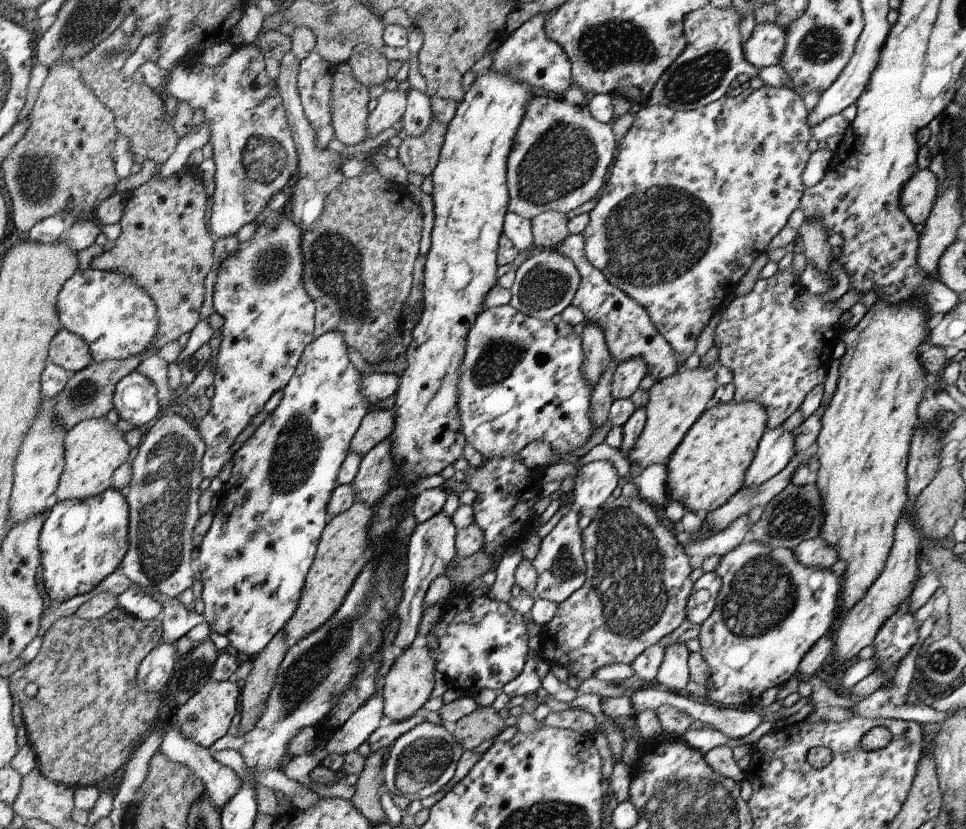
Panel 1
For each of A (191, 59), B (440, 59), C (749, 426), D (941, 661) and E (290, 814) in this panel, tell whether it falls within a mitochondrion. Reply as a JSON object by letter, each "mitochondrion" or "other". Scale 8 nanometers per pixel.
{"A":"other","B":"other","C":"other","D":"mitochondrion","E":"other"}

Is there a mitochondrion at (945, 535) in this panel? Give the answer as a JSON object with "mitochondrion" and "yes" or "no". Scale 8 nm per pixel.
{"mitochondrion":"no"}

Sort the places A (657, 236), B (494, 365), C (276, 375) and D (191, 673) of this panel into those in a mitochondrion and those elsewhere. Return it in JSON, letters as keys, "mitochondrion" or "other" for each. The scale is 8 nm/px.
{"A":"mitochondrion","B":"mitochondrion","C":"other","D":"mitochondrion"}

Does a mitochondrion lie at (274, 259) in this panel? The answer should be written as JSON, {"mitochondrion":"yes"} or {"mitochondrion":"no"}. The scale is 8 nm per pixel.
{"mitochondrion":"yes"}

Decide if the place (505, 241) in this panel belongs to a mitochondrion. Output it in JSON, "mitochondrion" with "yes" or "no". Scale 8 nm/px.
{"mitochondrion":"no"}

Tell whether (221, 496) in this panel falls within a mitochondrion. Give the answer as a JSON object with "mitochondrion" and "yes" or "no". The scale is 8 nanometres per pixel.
{"mitochondrion":"no"}

